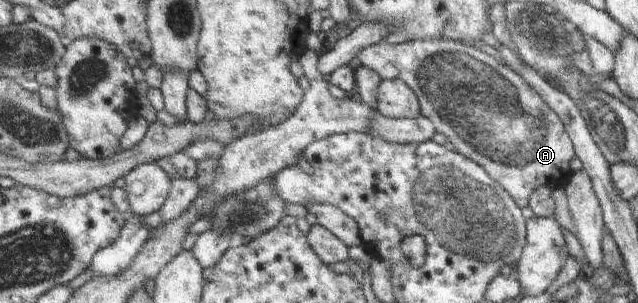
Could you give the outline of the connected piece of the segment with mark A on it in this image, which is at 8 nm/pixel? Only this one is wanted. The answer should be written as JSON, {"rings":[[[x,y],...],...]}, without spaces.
{"rings":[[[426,38],[395,45],[381,41],[366,46],[358,54],[357,65],[376,72],[380,81],[401,79],[416,95],[420,116],[428,118],[435,132],[446,138],[447,147],[478,164],[506,190],[518,208],[527,205],[528,197],[538,186],[556,188],[568,184],[573,173],[569,162],[574,157],[574,150],[562,122],[518,74],[492,56],[452,40]]]}

